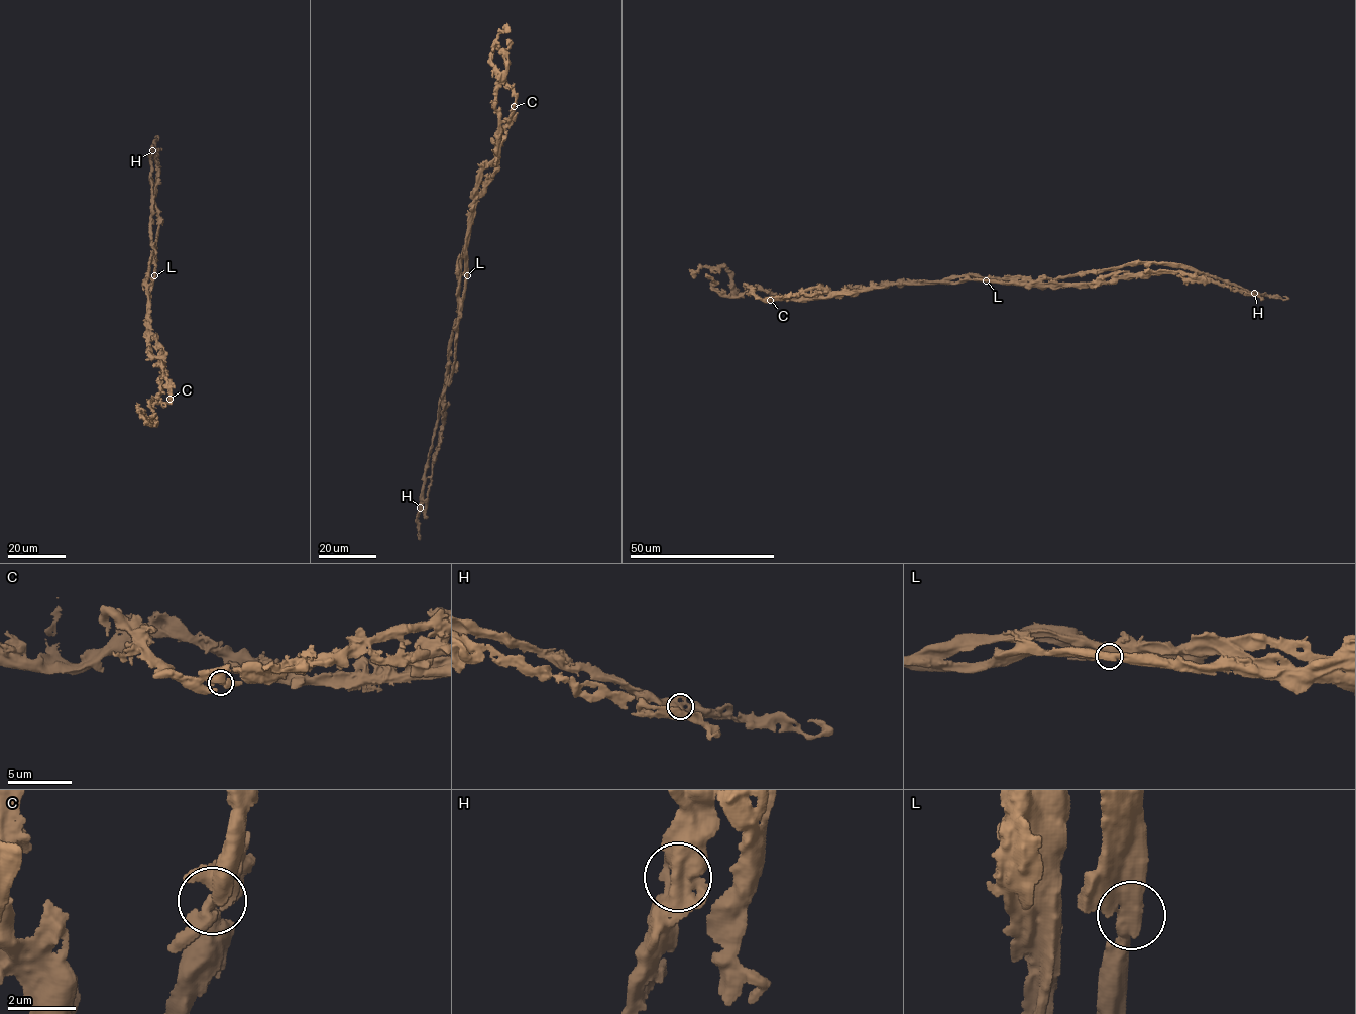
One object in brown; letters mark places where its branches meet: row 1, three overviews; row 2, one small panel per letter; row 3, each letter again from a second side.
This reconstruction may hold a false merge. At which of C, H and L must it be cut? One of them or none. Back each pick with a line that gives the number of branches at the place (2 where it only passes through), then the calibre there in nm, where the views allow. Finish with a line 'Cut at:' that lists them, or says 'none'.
H: 3 branches meet; 550 nm thick
Cut at: H

